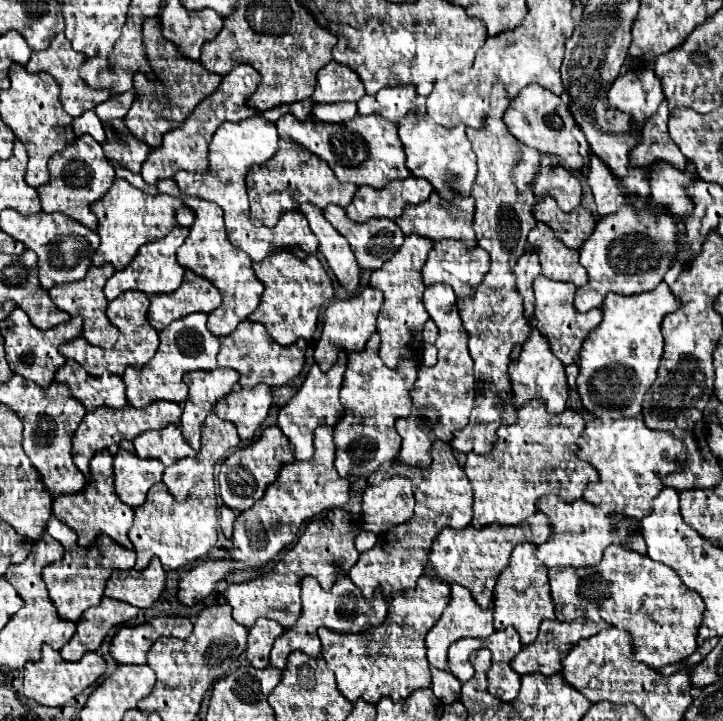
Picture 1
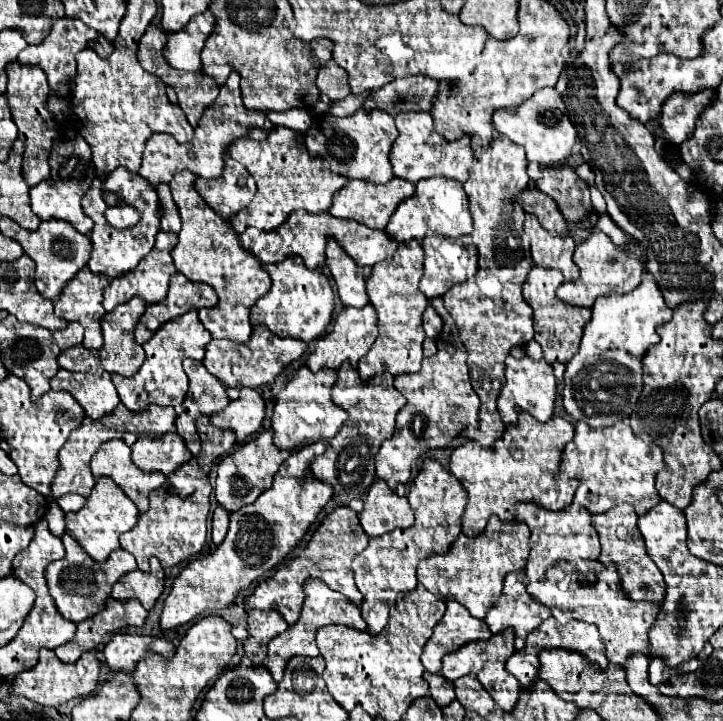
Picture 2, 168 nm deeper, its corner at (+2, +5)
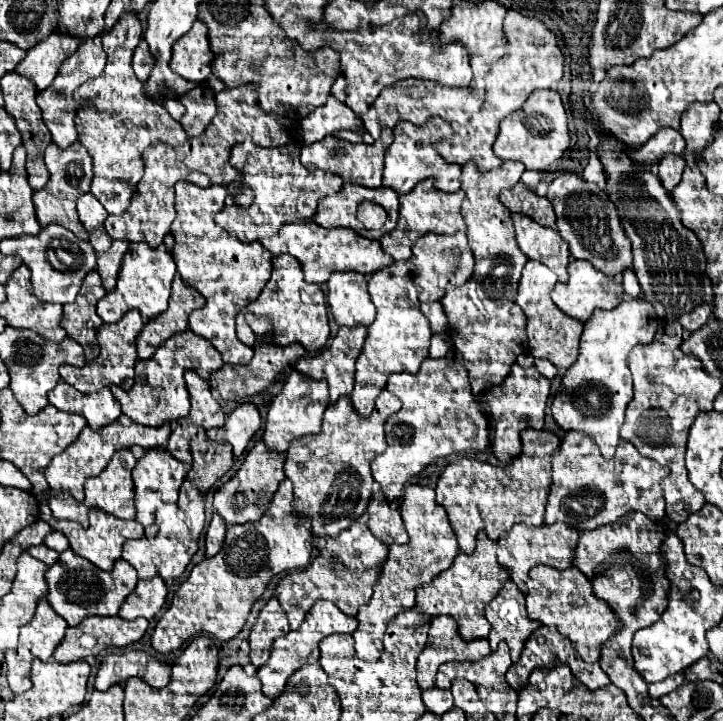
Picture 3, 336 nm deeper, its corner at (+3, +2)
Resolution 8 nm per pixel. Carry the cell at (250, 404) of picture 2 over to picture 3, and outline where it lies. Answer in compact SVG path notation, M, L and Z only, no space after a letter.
M241 403L219 429L209 429L207 437L217 443L229 443L235 457L241 457L251 441L251 437L261 429L261 417L253 403Z

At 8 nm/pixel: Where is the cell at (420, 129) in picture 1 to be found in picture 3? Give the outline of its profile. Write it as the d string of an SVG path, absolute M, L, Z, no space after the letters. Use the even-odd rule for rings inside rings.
M431 117L421 127L414 126L408 121L400 121L393 128L393 134L393 145L387 149L384 157L383 186L393 189L397 195L405 195L419 181L433 179L433 183L439 191L457 191L459 189L461 167L459 165L447 165L445 159L439 155L435 148L431 147L431 145L437 145L439 141L449 139L453 135L451 123L447 123L441 117ZM395 185L399 189L395 189Z

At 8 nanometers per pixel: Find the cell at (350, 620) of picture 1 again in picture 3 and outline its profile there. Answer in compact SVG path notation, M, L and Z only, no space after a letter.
M317 601L311 611L307 613L303 625L297 631L289 631L287 635L281 635L273 641L273 649L271 649L271 657L269 661L257 671L257 677L263 683L263 693L271 699L277 699L285 687L289 677L305 663L317 663L319 661L319 641L327 635L333 633L353 633L353 629L357 629L357 619L345 615L335 603L331 601Z

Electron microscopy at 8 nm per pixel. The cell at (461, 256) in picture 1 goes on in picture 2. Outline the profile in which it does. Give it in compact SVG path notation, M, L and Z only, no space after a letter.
M428 234L422 240L424 246L424 276L420 280L420 290L432 298L434 294L442 294L450 290L450 286L466 282L468 276L474 276L478 272L478 248L472 244L470 236L460 238L448 238L438 234Z

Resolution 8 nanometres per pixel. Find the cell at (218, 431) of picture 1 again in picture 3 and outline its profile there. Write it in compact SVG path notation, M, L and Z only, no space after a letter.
M205 429L197 431L189 443L189 449L193 453L193 465L187 481L205 495L213 491L215 483L233 467L233 451L225 443L211 441Z

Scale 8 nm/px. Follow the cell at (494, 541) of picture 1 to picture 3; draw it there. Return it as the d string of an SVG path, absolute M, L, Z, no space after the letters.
M481 531L477 535L477 547L473 551L473 555L459 553L455 563L445 573L439 573L431 583L417 587L415 607L429 617L437 617L437 615L453 617L459 625L459 635L467 641L487 639L491 629L489 629L489 621L485 619L485 613L483 613L485 605L493 597L497 597L503 583L509 579L509 573L505 573L505 569L501 569L501 565L497 565L495 553L497 553L497 543L491 541Z

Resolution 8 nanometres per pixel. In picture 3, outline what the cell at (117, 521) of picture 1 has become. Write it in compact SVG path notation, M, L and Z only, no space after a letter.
M93 509L89 513L89 529L83 529L81 525L73 523L73 521L57 521L53 517L49 517L49 525L55 529L55 531L61 531L69 543L71 543L71 551L87 561L91 561L93 565L97 565L99 569L103 571L113 571L113 565L117 559L121 559L121 553L123 553L123 543L127 539L141 539L145 535L145 529L141 523L137 521L121 521L117 517L109 517L107 513L101 513L97 509Z

